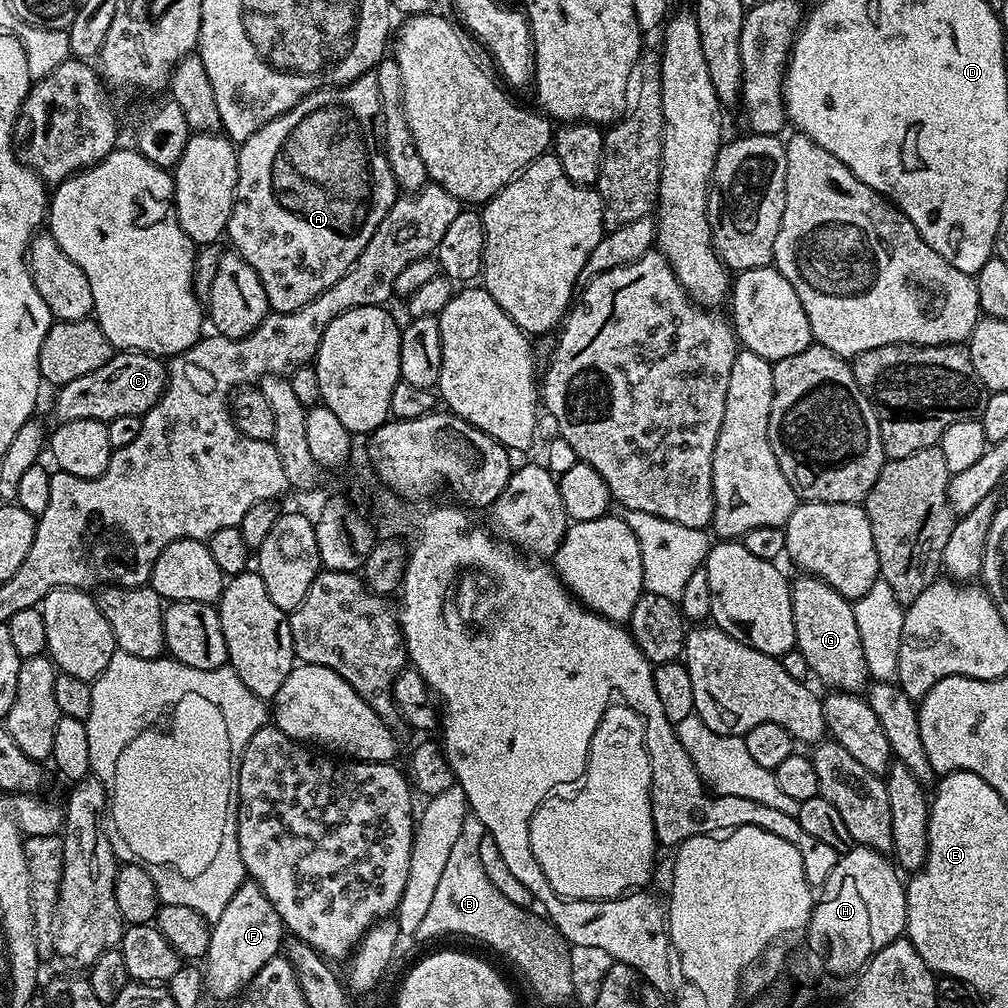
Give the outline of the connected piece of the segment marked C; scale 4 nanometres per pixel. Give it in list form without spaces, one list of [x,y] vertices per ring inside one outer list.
[[[117,351],[105,364],[74,382],[59,385],[56,396],[56,420],[103,420],[122,418],[125,414],[143,417],[162,398],[168,384],[165,361],[148,352]]]

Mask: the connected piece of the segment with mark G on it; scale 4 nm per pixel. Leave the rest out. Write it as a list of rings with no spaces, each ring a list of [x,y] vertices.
[[[800,574],[797,577],[797,580],[791,581],[794,630],[796,631],[795,651],[800,652],[802,658],[806,658],[809,673],[813,677],[817,676],[822,683],[829,684],[827,686],[829,689],[853,694],[863,693],[870,683],[870,677],[866,666],[866,654],[862,654],[862,638],[858,638],[858,622],[854,622],[853,601],[838,594],[838,590],[834,590],[816,576]]]

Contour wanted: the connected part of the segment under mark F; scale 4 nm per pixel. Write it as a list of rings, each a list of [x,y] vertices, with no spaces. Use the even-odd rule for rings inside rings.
[[[248,878],[234,890],[226,910],[210,924],[210,946],[202,958],[204,986],[209,997],[231,1001],[243,991],[245,985],[281,951],[286,938],[286,929],[278,910],[266,898],[262,886]]]

